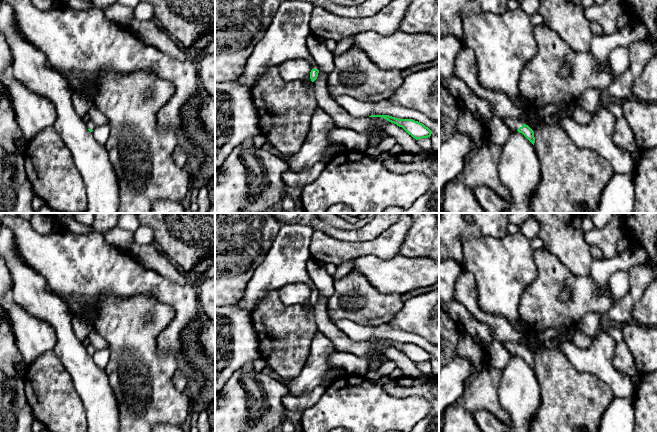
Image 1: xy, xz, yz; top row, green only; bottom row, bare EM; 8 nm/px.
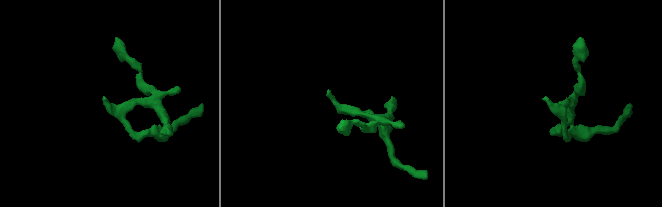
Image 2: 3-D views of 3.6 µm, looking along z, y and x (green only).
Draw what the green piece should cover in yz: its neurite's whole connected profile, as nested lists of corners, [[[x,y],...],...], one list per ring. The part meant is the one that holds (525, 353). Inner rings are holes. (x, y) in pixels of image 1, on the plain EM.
[[[503,344],[503,346],[514,355],[522,357],[533,369],[535,361],[533,354],[520,344]]]

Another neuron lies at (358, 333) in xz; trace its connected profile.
[[[341,319],[335,321],[334,324],[355,342],[369,341],[371,339],[389,339],[399,343],[413,343],[439,359],[439,345],[432,344],[419,335],[405,332],[390,323],[370,327],[359,325],[348,319]]]

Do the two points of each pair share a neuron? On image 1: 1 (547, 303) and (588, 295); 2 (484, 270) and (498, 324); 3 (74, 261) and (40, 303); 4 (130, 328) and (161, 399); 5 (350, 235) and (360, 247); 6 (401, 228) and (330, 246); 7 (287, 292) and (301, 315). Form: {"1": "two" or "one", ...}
{"1": "one", "2": "two", "3": "two", "4": "one", "5": "two", "6": "one", "7": "two"}

